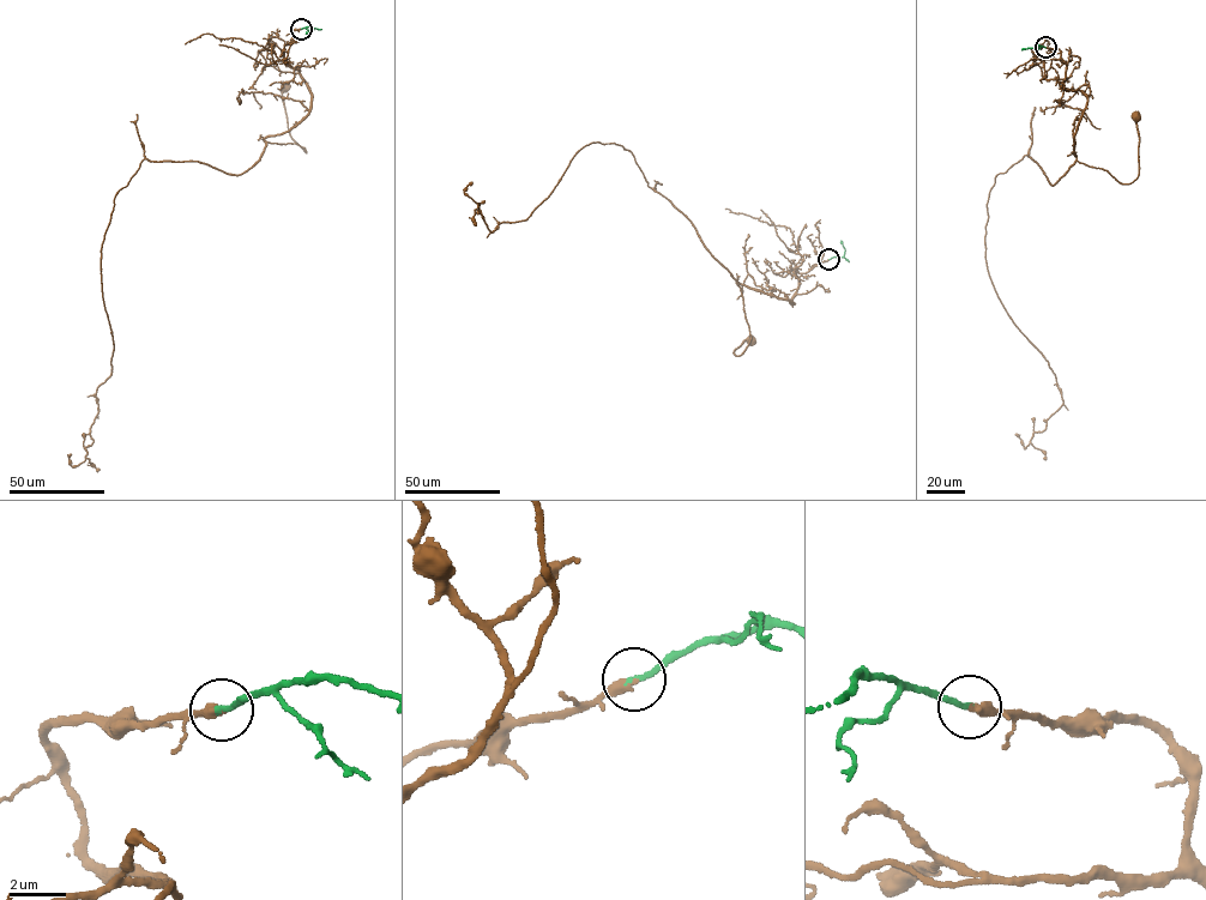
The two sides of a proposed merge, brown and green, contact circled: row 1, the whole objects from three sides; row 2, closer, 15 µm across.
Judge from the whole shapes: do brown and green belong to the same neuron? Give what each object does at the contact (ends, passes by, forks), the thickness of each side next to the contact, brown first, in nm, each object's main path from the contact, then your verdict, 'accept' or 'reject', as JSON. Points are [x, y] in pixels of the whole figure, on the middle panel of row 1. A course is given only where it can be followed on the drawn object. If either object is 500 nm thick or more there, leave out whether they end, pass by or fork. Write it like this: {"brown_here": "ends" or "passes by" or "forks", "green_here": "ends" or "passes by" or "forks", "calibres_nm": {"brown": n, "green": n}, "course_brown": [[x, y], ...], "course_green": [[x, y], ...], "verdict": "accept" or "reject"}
{"brown_here": "ends", "green_here": "ends", "calibres_nm": {"brown": 360, "green": 240}, "course_brown": [[828, 259], [793, 273], [799, 289], [793, 304], [737, 284], [751, 337], [742, 352], [734, 354], [751, 339]], "course_green": [[828, 259], [843, 257], [840, 240]], "verdict": "accept"}

